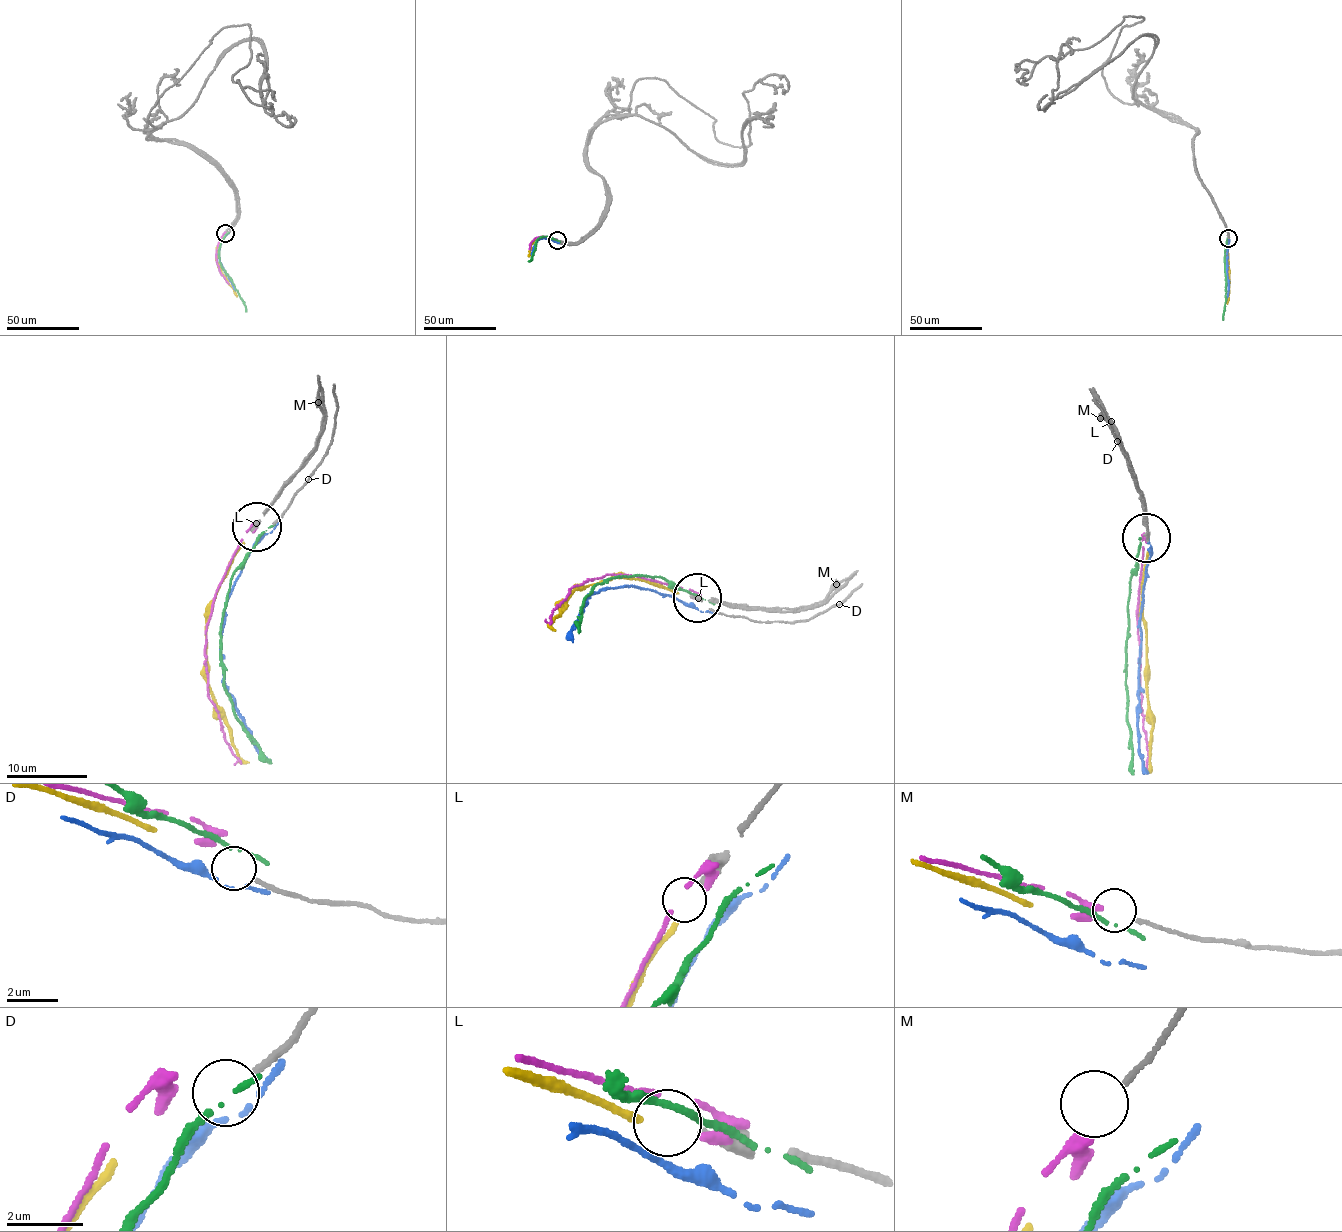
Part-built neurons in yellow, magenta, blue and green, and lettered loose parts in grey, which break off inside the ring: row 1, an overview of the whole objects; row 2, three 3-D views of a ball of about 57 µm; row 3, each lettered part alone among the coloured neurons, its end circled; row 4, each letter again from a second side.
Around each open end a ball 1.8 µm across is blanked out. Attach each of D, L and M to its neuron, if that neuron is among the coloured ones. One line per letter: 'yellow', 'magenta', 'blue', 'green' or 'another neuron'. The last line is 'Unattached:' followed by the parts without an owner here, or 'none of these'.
D: another neuron
L: yellow
M: magenta
Unattached: D

